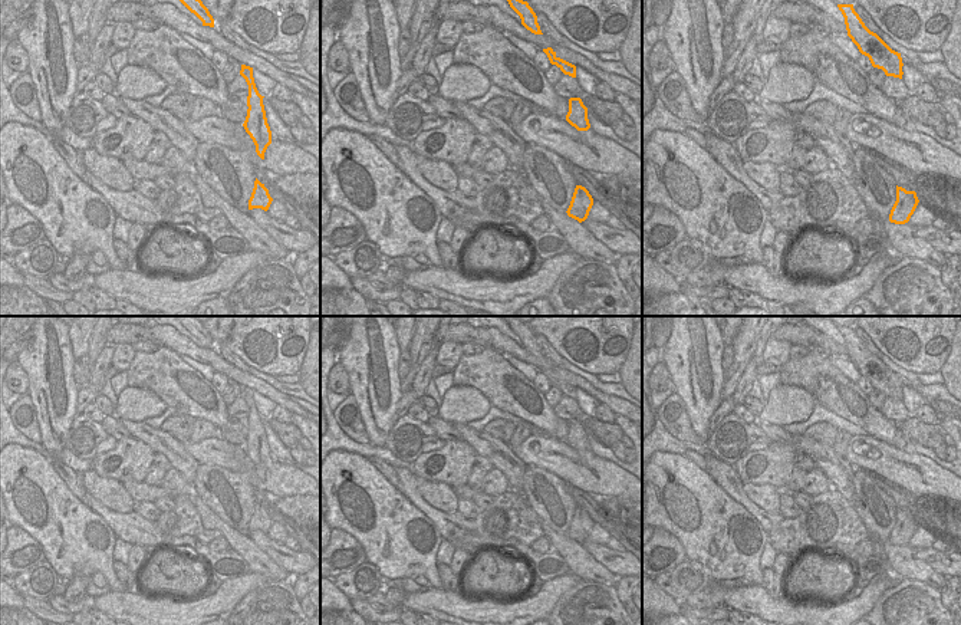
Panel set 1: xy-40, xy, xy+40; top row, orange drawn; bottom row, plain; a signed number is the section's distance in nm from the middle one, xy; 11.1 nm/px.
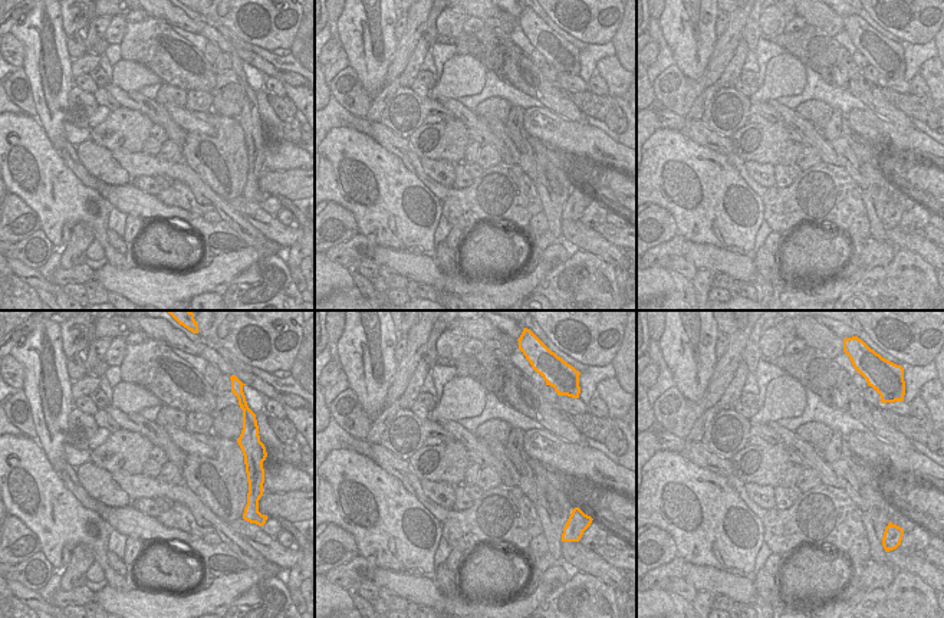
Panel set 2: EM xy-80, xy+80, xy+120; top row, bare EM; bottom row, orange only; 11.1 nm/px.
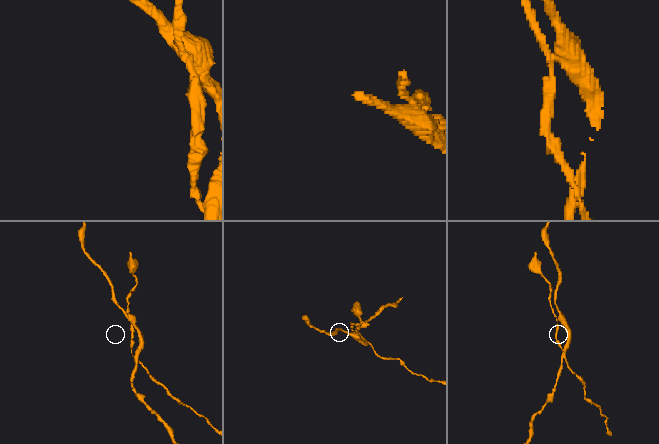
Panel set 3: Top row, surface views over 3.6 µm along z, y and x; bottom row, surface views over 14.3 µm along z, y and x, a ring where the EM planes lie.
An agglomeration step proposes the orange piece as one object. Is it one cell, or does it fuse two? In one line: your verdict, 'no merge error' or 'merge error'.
merge error

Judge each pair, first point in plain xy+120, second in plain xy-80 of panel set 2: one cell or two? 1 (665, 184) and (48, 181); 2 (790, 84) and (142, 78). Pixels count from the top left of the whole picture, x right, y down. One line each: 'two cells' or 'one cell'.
1: one cell
2: one cell

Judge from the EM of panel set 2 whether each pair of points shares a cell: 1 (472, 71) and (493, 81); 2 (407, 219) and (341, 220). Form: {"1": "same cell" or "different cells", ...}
{"1": "different cells", "2": "different cells"}

